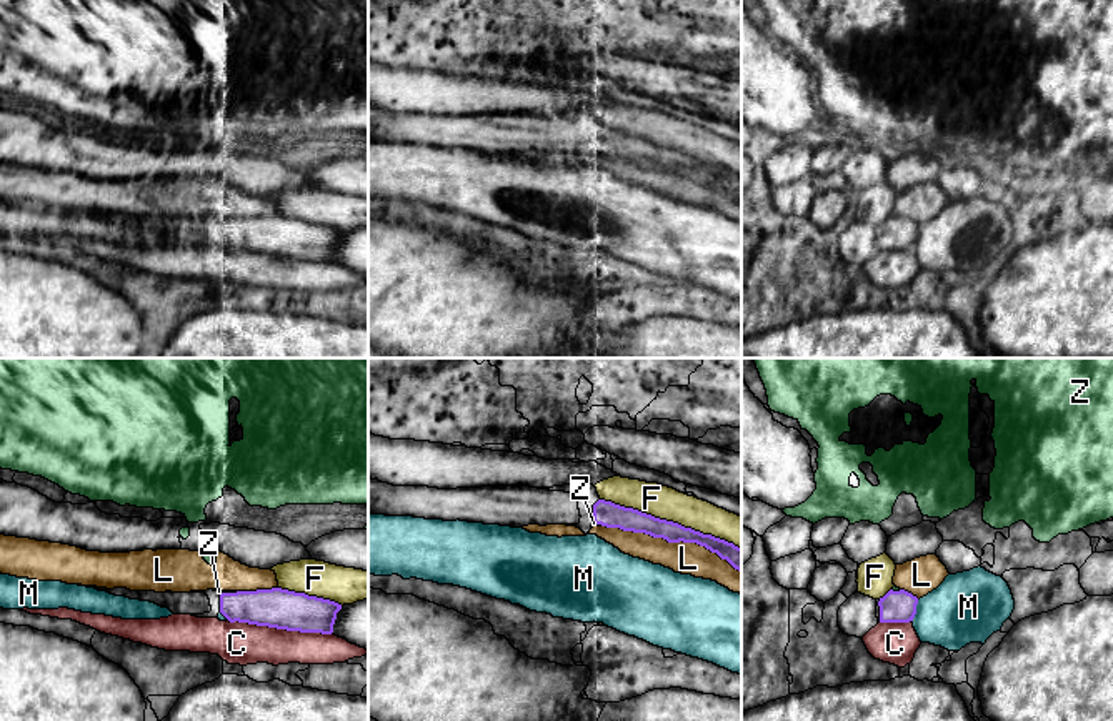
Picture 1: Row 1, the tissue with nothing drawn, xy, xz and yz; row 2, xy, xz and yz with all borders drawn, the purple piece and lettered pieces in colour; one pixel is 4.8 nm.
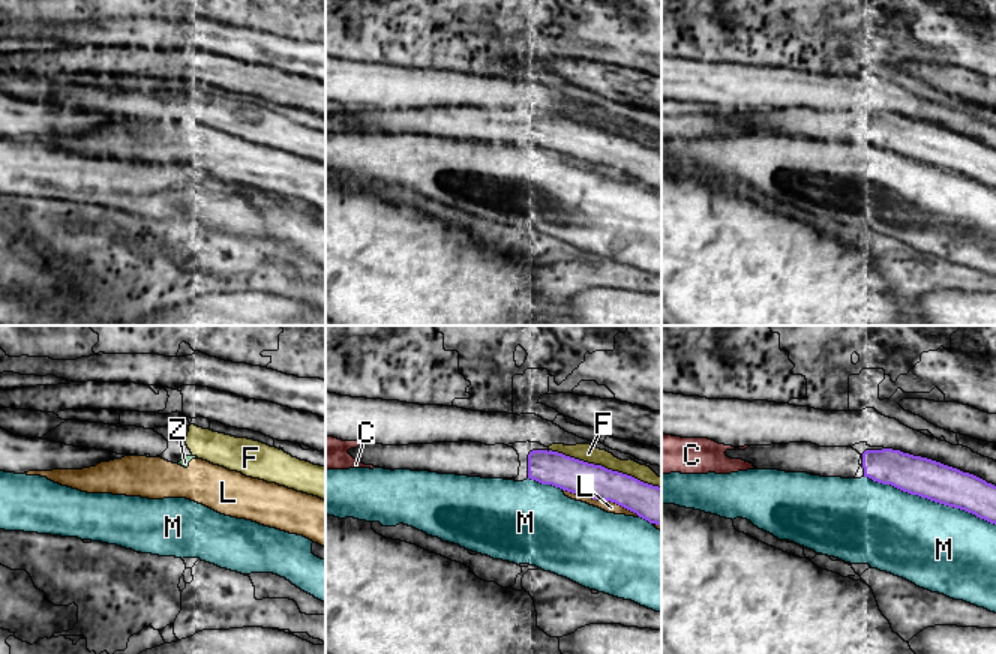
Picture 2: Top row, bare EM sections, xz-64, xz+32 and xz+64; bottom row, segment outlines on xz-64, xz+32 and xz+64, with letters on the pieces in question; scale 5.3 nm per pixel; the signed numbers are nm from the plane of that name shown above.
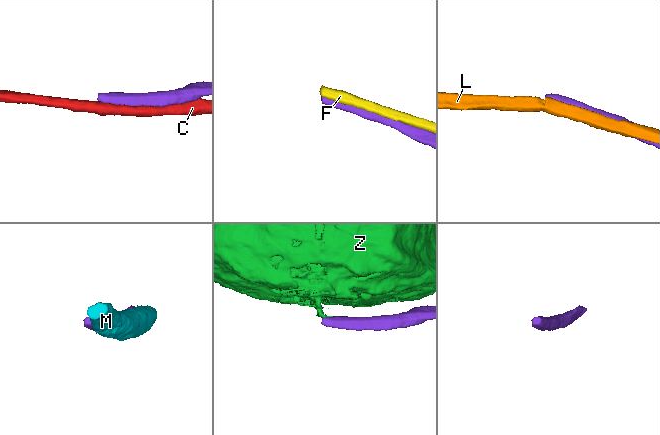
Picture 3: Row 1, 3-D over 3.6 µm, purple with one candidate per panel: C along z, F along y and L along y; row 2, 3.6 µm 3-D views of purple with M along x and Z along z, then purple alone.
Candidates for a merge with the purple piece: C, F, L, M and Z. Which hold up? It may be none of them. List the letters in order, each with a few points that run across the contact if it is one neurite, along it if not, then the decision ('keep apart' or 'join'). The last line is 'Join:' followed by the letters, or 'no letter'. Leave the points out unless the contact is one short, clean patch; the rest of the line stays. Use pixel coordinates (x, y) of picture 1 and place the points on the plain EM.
C: keep apart
F: keep apart
L: keep apart
M: keep apart
Z: keep apart
Join: no letter

